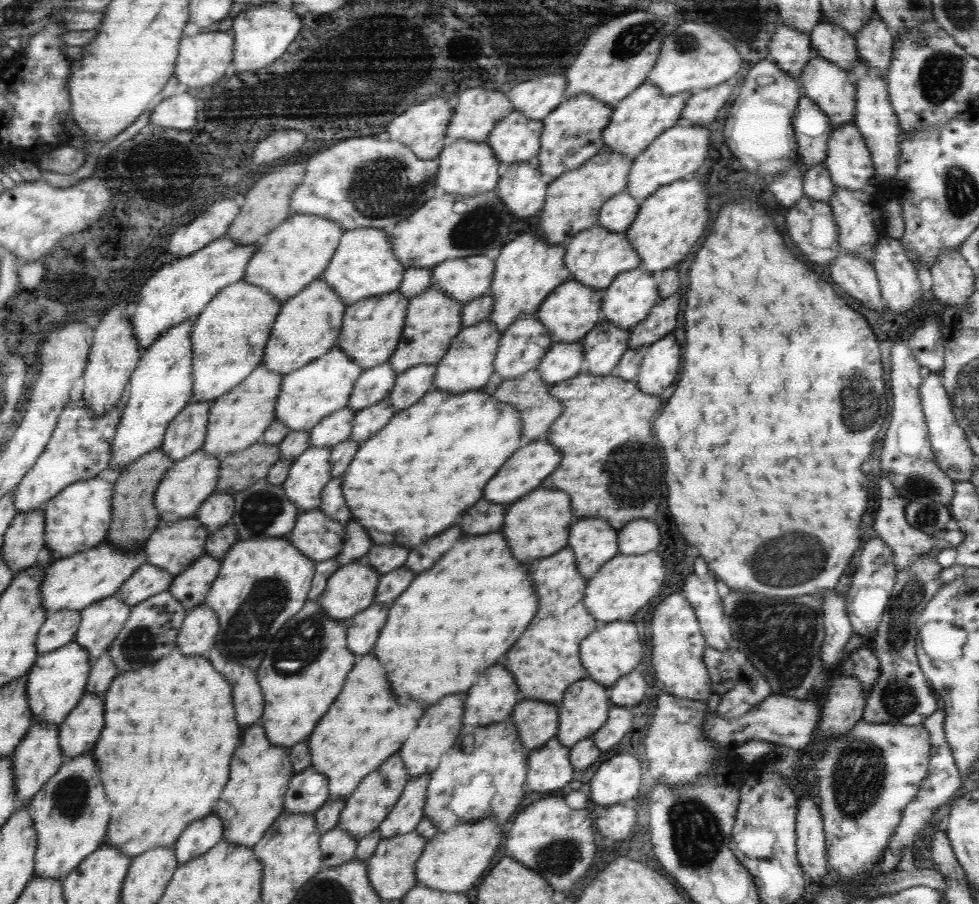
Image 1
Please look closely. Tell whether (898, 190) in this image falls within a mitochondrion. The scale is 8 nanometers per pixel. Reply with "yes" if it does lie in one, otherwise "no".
no

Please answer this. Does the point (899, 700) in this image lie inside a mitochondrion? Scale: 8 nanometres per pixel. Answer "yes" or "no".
yes

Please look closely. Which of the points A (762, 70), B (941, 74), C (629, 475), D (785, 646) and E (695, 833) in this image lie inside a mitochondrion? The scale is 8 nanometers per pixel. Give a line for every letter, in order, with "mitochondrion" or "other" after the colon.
A: other
B: mitochondrion
C: mitochondrion
D: mitochondrion
E: mitochondrion

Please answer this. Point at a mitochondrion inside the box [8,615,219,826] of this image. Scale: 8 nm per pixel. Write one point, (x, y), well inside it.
(70, 797)

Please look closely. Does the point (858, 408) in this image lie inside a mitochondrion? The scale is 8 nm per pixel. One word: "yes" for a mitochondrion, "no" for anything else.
yes

